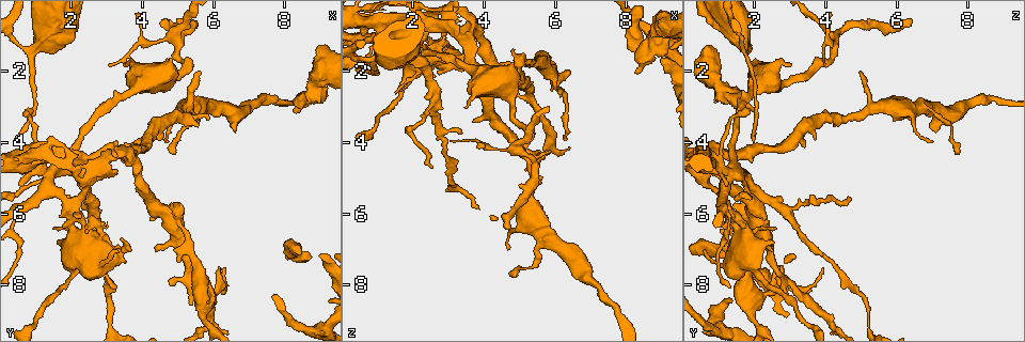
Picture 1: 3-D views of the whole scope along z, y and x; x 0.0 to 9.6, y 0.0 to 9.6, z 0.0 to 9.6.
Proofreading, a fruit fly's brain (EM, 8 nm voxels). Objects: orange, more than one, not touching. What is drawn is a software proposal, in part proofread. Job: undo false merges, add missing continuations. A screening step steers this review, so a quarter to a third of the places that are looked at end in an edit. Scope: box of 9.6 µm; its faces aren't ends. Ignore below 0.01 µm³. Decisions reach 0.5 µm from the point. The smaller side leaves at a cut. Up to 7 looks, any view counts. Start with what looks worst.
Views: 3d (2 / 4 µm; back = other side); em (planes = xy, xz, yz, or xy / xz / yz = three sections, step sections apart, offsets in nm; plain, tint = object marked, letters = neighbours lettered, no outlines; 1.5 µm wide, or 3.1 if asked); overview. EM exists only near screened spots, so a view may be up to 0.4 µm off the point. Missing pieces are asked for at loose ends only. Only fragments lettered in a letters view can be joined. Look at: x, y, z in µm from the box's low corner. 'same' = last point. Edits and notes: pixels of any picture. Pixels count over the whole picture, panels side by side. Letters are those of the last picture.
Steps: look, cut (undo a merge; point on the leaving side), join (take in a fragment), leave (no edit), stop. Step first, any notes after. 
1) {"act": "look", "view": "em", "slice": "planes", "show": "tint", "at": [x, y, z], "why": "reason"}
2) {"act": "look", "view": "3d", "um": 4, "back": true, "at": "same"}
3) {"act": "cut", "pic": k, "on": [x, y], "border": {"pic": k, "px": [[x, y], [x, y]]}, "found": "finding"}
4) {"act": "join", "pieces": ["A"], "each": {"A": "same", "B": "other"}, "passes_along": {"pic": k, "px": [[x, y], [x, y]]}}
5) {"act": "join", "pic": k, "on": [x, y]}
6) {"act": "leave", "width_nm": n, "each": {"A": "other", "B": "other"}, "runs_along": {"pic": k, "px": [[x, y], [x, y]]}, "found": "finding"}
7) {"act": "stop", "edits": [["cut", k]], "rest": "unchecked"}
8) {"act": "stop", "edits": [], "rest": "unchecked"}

{"act": "look", "view": "em", "slice": "yz", "step": 8, "show": "tint", "at": [2.65, 5.95, 2.75], "why": "branch point"}

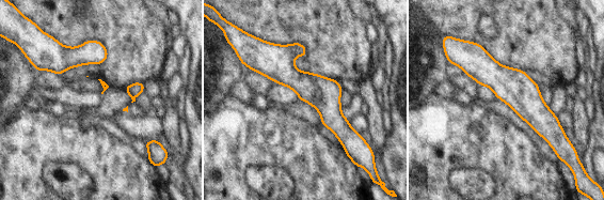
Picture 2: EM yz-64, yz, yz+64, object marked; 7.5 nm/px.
{"act": "look", "view": "em", "slice": "planes", "show": "tint", "at": "same", "why": "cut it another way"}

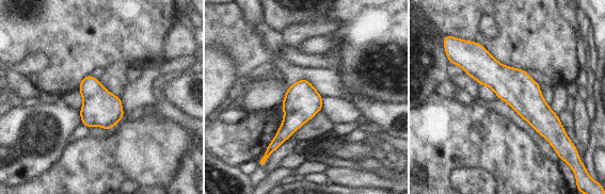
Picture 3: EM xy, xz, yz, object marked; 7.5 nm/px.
{"act": "look", "view": "em", "slice": "planes", "show": "letters", "at": "same"}

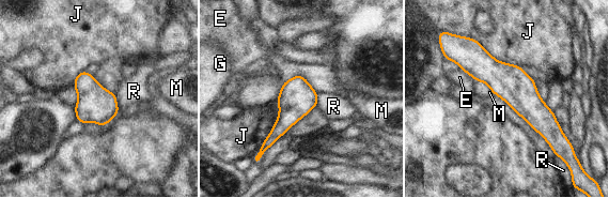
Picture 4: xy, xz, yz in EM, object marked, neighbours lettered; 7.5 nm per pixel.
{"act": "leave", "width_nm": 260, "longest_contact_nm": ["J", 480], "each": {"E": "other", "G": "other", "J": "other", "M": "other", "R": "other"}, "found": "one cell here"}

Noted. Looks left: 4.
{"act": "look", "view": "3d", "um": 4, "at": [6.30, 8.00, 3.10], "why": "thin neck"}

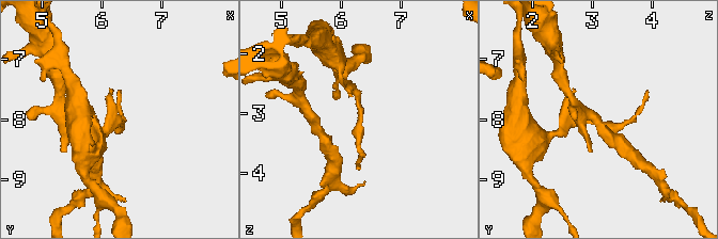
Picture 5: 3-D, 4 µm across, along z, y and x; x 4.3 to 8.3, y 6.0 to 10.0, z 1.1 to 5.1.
{"act": "look", "view": "em", "slice": "xz", "step": 4, "show": "letters", "at": [6.35, 8.05, 3.05]}

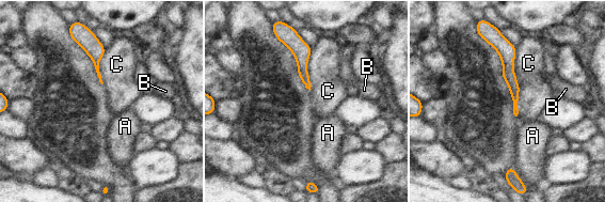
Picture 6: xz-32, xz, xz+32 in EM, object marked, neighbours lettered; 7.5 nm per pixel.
{"act": "leave", "width_nm": 50, "each": {"A": "other", "B": "other", "C": "other"}, "runs_along": {"pic": 6, "px": [[497, 42], [507, 51], [515, 111]]}, "found": "one cell here"}

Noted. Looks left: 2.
{"act": "stop", "edits": [], "rest": "unchecked"}

